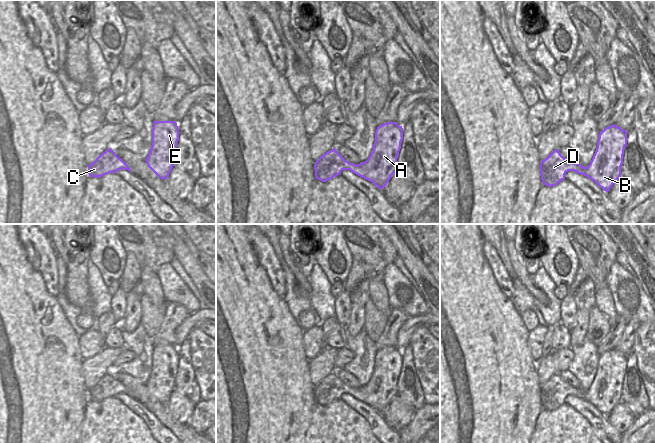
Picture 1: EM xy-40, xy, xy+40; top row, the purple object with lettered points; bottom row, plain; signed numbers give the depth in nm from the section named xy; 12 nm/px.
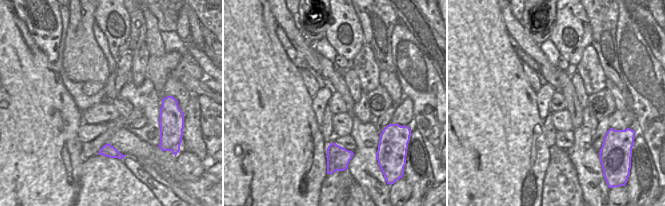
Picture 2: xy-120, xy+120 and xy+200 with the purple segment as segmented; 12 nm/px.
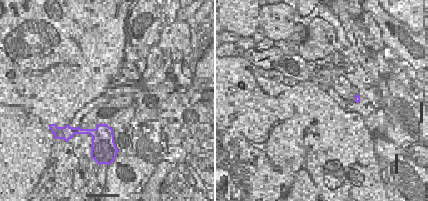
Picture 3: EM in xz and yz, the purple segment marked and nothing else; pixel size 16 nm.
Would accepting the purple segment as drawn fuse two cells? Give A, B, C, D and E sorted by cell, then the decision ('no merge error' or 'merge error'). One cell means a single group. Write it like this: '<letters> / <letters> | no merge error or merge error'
A B C D E | no merge error

